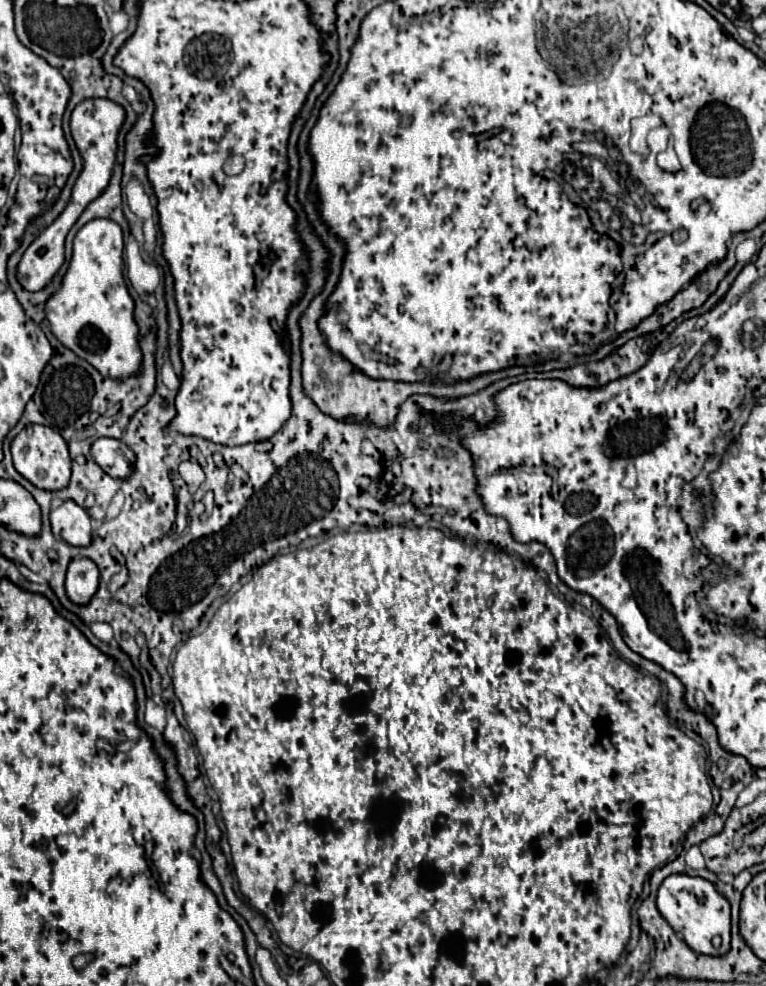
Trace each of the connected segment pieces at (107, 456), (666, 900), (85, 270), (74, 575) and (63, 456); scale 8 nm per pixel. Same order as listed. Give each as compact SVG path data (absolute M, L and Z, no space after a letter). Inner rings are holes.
M95 439L91 445L91 455L97 465L115 479L129 477L133 469L133 451L129 451L129 447L125 447L125 443L119 439Z
M685 873L669 875L659 891L657 891L657 909L665 917L665 921L673 927L675 933L683 935L685 943L703 955L723 955L729 951L729 939L731 939L731 907L729 901L709 883L701 877L691 877ZM713 937L721 937L721 945L713 947Z
M93 219L85 223L73 239L73 255L67 273L63 275L61 289L55 291L45 303L45 317L49 319L51 333L105 377L123 379L125 375L137 375L137 367L141 367L141 351L137 347L137 323L133 319L133 307L135 303L123 281L121 227L111 219Z
M87 557L73 559L67 567L67 581L65 581L65 591L69 599L77 605L85 605L95 595L97 587L99 587L97 565Z
M27 425L15 439L11 441L11 455L13 455L13 465L15 469L31 481L35 487L55 491L63 489L69 483L71 477L71 457L65 439L53 431L51 427L45 425Z

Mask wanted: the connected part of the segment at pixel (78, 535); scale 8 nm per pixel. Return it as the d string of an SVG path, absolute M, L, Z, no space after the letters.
M63 501L55 507L49 521L55 537L61 537L75 547L87 547L91 543L91 517L75 501Z

